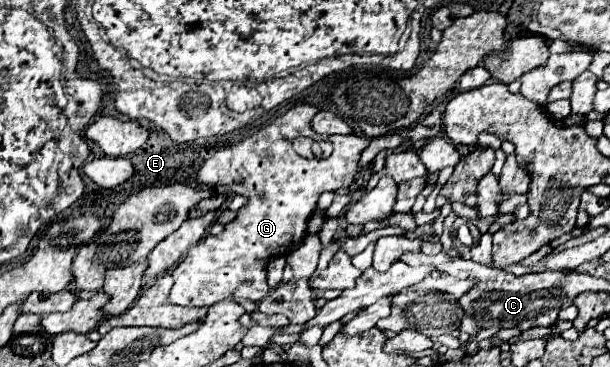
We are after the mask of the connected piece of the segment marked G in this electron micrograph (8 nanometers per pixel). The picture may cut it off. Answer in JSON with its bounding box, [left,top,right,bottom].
[170,105,368,307]

